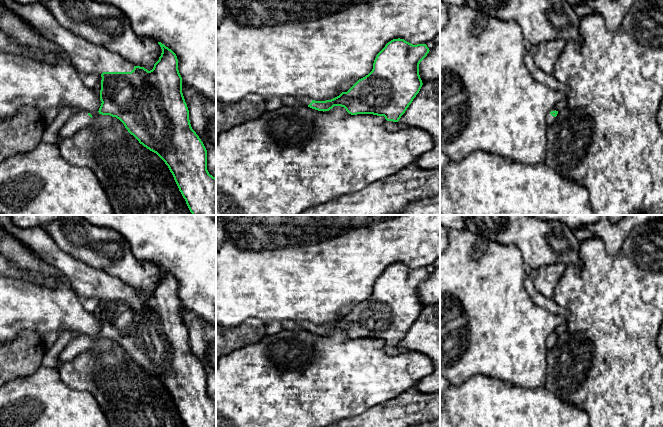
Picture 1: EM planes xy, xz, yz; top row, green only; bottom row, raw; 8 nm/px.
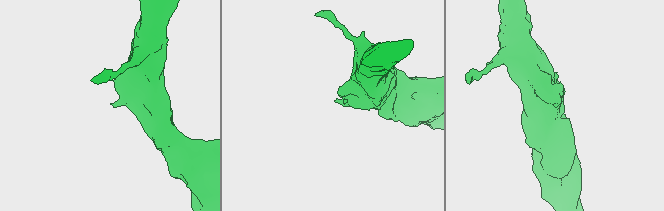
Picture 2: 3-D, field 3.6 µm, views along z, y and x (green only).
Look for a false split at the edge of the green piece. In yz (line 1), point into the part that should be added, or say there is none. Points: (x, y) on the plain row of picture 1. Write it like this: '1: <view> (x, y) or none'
1: yz (550, 343)

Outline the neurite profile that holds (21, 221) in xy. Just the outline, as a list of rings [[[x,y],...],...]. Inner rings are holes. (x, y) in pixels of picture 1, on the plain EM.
[[[12,215],[11,220],[18,228],[35,228],[45,226],[60,215]]]

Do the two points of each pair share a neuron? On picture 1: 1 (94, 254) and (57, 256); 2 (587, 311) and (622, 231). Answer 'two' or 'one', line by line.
1: two
2: two

